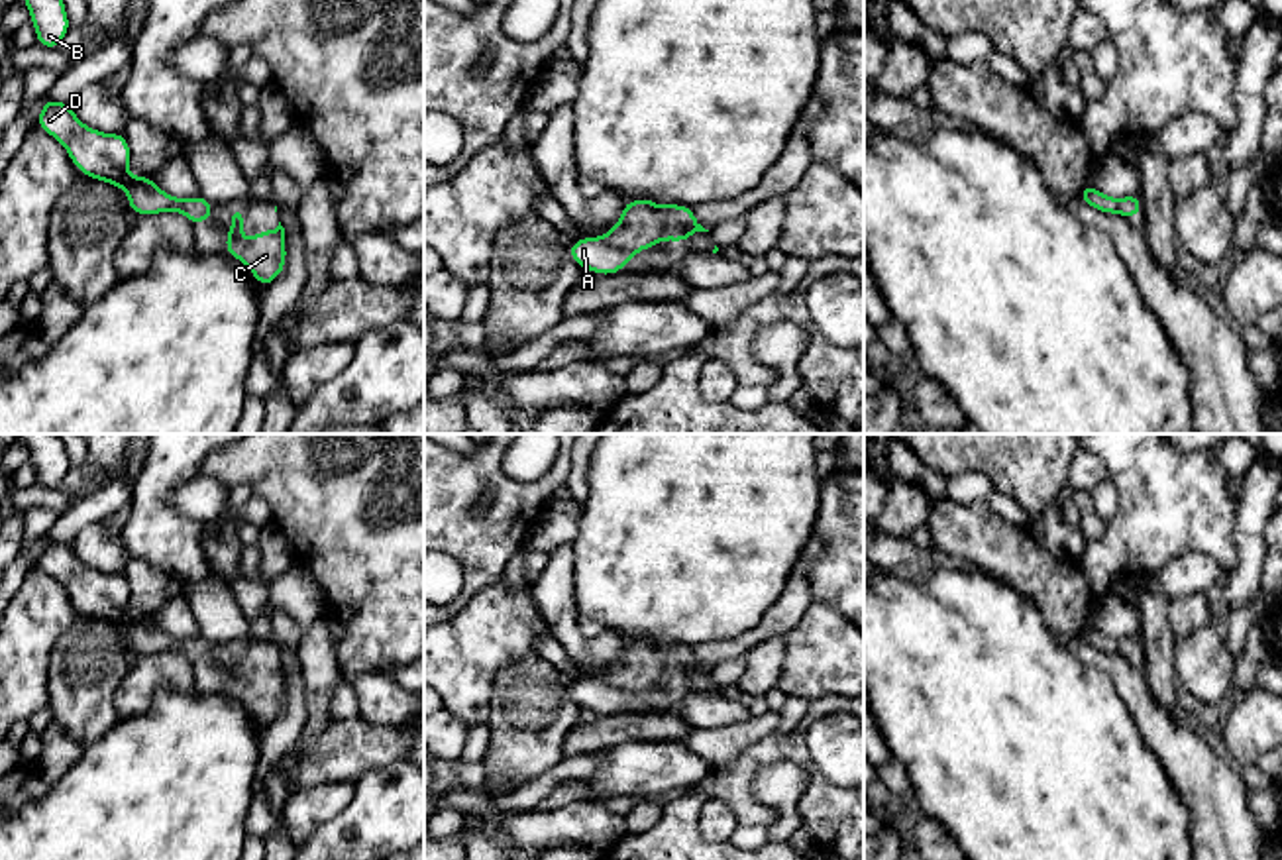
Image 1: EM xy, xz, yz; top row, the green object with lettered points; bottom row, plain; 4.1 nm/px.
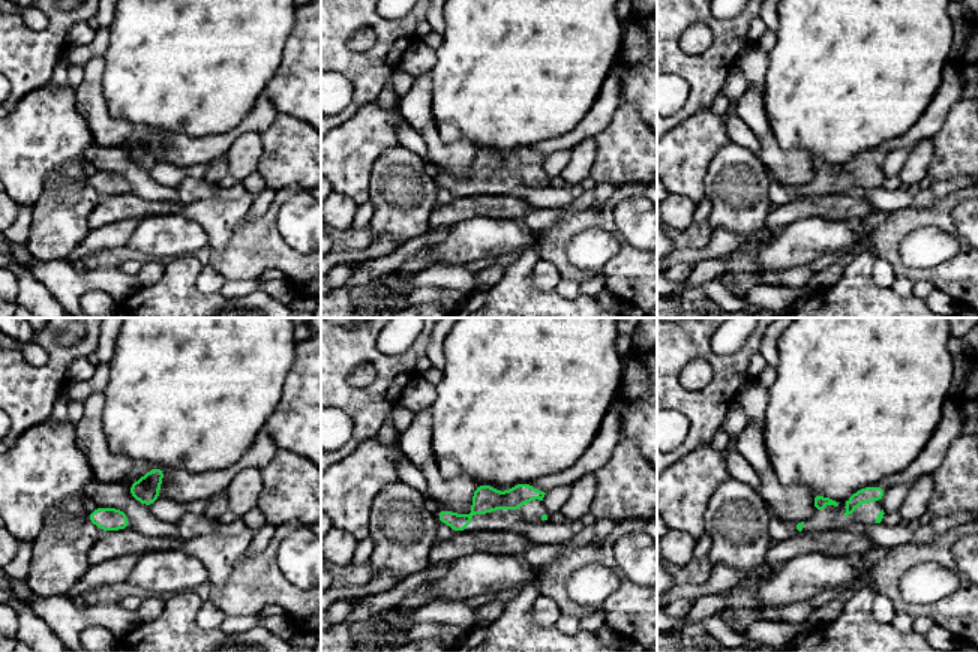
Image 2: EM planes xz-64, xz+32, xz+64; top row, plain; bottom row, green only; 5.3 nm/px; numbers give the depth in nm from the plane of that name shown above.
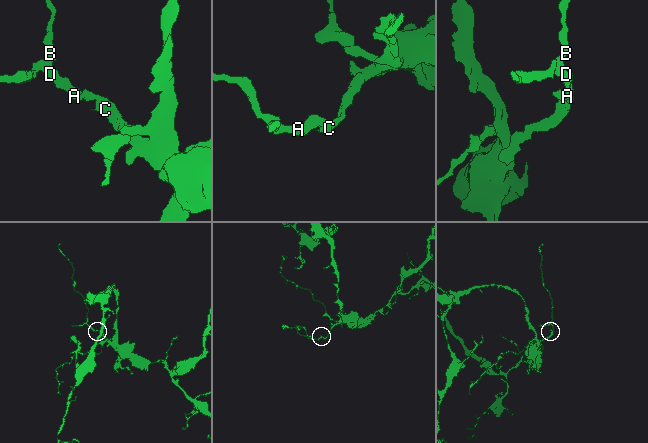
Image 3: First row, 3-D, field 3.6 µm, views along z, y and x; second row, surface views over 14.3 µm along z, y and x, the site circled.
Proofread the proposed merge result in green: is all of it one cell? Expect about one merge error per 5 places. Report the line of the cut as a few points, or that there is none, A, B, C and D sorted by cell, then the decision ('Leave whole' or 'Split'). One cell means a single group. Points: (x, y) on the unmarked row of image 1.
No split. Groups: A B C D. Leave whole

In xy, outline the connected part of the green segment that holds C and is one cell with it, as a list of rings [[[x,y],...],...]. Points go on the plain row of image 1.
[[[236,652],[226,672],[226,693],[240,699],[265,728],[283,713],[287,703],[285,668],[279,662],[275,670],[259,670],[249,681],[241,673],[243,658]]]

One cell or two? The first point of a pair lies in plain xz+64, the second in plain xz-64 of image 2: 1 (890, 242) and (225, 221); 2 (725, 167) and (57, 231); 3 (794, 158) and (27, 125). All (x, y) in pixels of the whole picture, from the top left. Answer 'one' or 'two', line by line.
1: two
2: one
3: two

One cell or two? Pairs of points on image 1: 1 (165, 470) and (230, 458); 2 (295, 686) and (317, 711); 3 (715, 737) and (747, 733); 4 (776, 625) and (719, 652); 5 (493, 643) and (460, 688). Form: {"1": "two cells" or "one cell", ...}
{"1": "two cells", "2": "two cells", "3": "one cell", "4": "one cell", "5": "one cell"}

